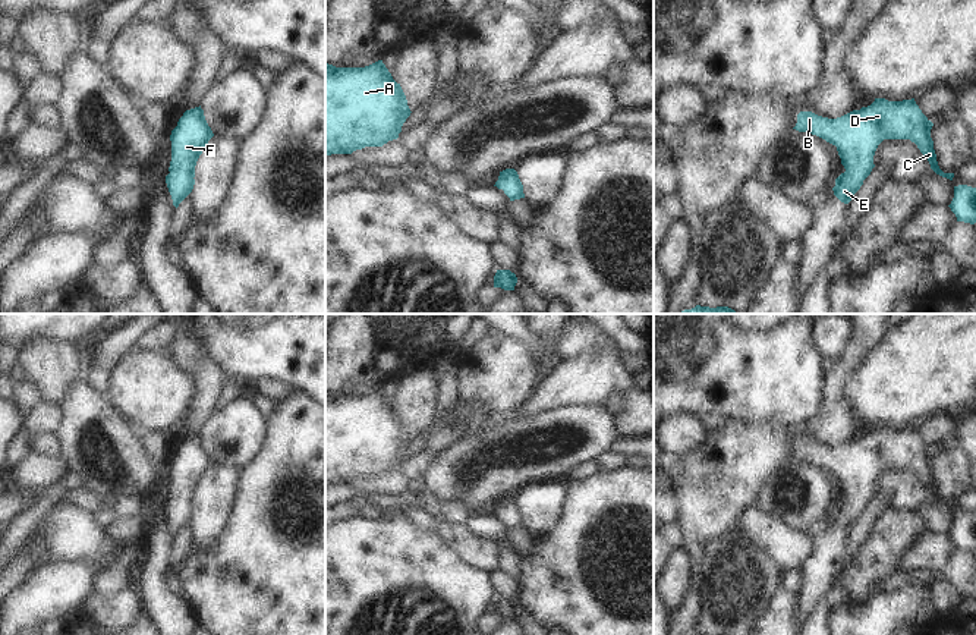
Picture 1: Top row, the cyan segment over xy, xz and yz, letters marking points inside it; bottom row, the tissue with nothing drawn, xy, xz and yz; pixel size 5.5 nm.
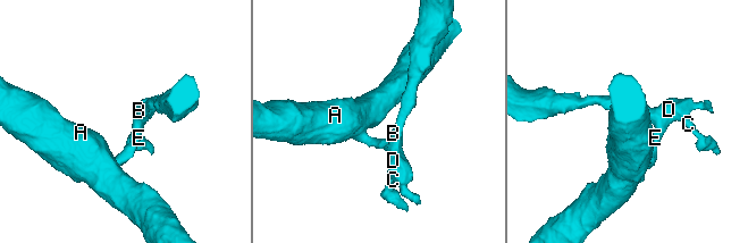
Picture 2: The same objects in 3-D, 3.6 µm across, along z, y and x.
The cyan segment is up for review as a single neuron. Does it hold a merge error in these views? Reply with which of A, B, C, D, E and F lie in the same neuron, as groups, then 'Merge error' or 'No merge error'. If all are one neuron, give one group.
Groups: A B C D E F. No merge error.

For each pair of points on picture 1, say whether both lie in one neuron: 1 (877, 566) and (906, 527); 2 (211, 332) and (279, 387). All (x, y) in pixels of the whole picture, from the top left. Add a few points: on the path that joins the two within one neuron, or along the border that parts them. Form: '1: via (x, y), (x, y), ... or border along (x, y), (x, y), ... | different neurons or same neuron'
1: via (880, 556), (896, 537) | same neuron
2: border along (251, 386), (264, 380), (280, 380), (298, 389) | different neurons

